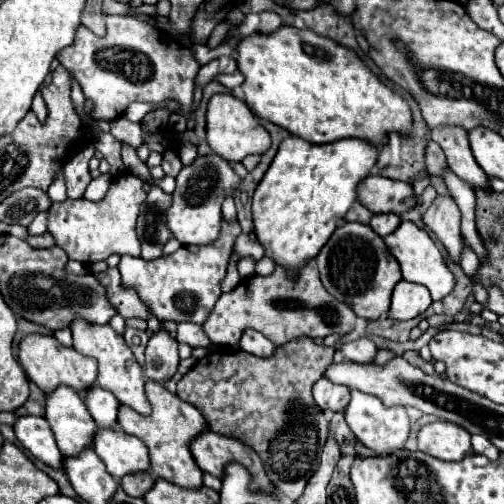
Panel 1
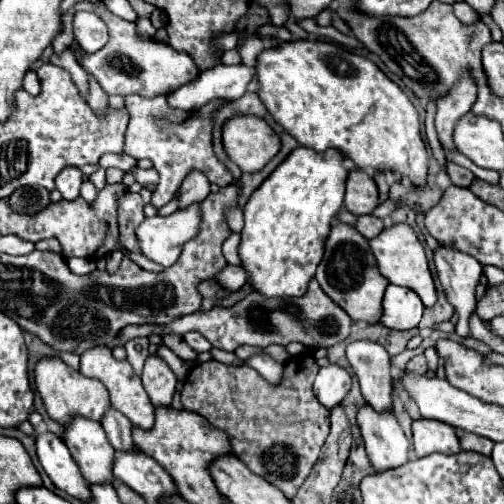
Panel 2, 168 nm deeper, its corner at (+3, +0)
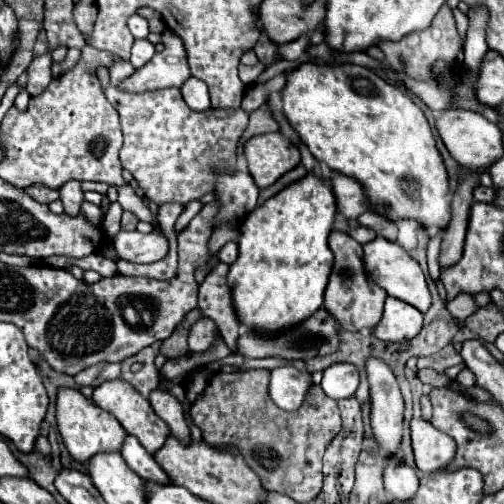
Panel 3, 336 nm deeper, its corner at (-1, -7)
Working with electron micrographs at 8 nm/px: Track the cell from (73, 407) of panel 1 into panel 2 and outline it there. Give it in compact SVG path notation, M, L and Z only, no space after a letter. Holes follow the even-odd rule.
M78 416L64 428L64 442L90 484L114 482L114 448L98 422Z

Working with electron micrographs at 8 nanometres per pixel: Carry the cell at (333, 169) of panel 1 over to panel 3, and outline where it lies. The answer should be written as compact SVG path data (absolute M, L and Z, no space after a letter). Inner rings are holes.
M306 173L302 179L290 183L280 193L266 199L264 205L256 207L252 215L244 219L238 239L240 255L230 265L228 285L232 287L236 315L248 329L262 329L270 333L280 331L292 327L294 323L300 323L316 309L320 309L320 305L324 303L326 279L334 261L328 247L328 235L332 231L336 211L336 197L330 183L314 173Z

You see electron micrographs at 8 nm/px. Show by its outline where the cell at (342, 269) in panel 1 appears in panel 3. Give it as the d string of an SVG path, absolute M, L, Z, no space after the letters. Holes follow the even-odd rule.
M336 229L330 233L328 245L334 253L334 265L324 291L324 307L336 317L340 329L344 331L360 331L364 327L374 329L382 317L384 301L388 295L368 277L362 259L362 245L358 245L348 233Z

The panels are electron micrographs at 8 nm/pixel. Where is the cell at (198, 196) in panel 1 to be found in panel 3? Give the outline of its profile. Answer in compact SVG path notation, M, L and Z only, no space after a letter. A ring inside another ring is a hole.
M152 229L150 233L120 231L112 243L120 259L134 263L154 263L168 255L168 239L162 231Z

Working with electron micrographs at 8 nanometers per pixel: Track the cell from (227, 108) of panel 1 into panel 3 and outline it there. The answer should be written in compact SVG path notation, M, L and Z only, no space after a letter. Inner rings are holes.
M264 133L264 135L256 135L256 137L248 139L244 143L244 157L248 161L248 171L254 177L254 183L258 187L272 185L280 175L284 175L286 171L290 171L292 167L296 167L300 163L298 149L280 133Z

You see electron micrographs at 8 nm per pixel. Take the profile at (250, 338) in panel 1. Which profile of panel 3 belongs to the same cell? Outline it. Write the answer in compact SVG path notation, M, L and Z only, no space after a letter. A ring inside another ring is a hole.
M292 365L272 369L270 377L270 397L272 401L286 411L294 411L302 405L308 387L312 385L310 373L302 373Z

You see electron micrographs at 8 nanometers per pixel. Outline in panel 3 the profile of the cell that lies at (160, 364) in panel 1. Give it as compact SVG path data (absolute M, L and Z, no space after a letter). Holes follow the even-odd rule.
M154 389L150 393L150 403L152 403L152 409L156 411L156 415L168 423L172 435L176 439L180 439L182 443L188 443L190 441L190 431L188 431L188 425L184 421L184 411L182 411L182 405L180 401L164 391L164 389Z

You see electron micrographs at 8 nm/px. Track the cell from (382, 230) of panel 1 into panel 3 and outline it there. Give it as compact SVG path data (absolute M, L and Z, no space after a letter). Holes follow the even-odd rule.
M358 227L358 229L350 231L350 237L356 239L360 245L366 245L366 243L370 243L370 241L376 239L376 231L370 229L370 227Z

